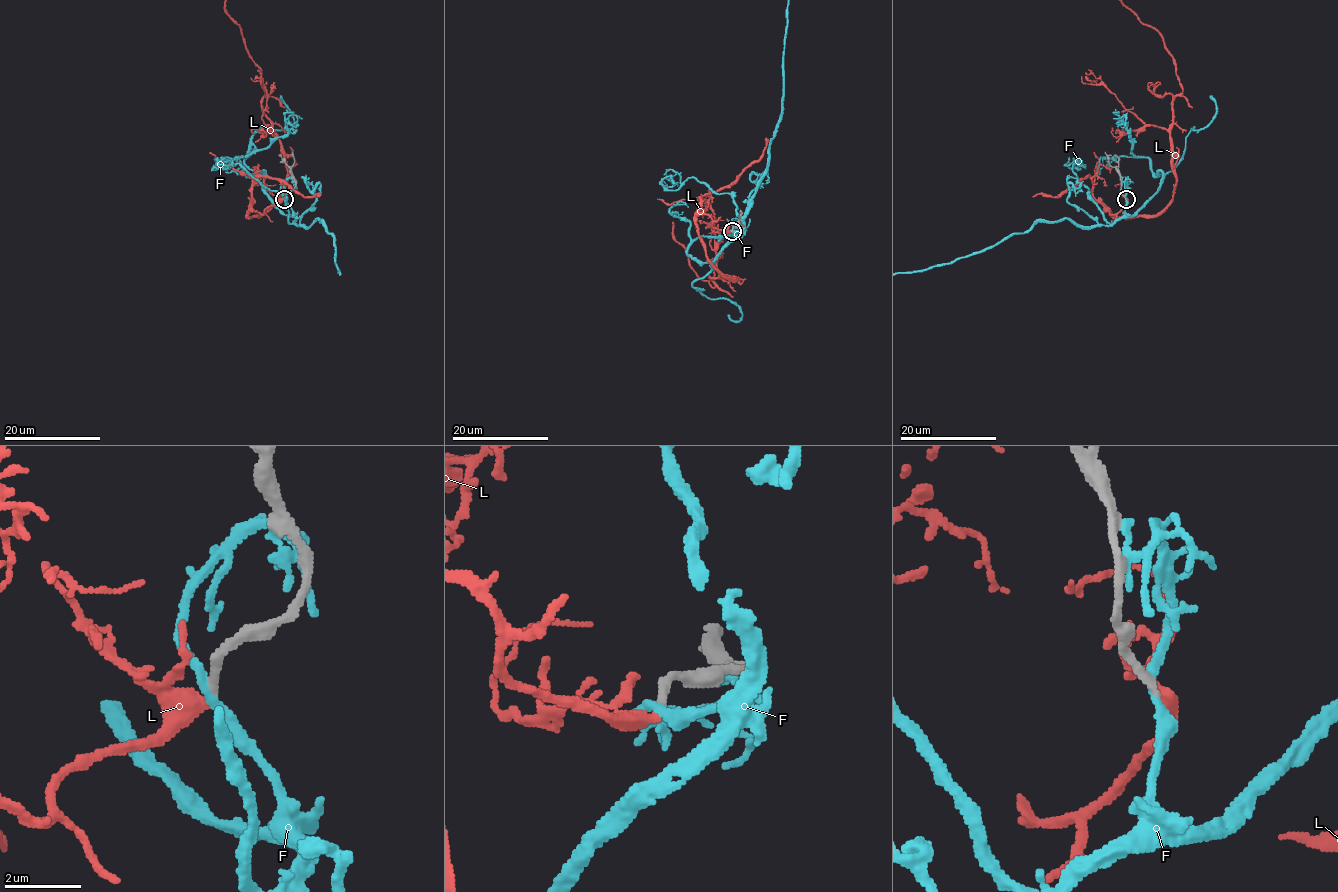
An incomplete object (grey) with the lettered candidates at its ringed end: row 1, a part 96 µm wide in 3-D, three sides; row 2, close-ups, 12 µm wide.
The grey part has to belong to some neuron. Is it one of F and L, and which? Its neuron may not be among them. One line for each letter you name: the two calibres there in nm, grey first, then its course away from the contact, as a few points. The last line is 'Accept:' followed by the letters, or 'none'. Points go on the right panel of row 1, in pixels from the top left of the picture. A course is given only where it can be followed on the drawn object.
L: Thickness 200 nm (grey) against 400 nm. Its course: (1126, 199), (1109, 212), (1155, 217), (1174, 194), (1172, 110), (1182, 88), (1163, 37)
Accept: L

